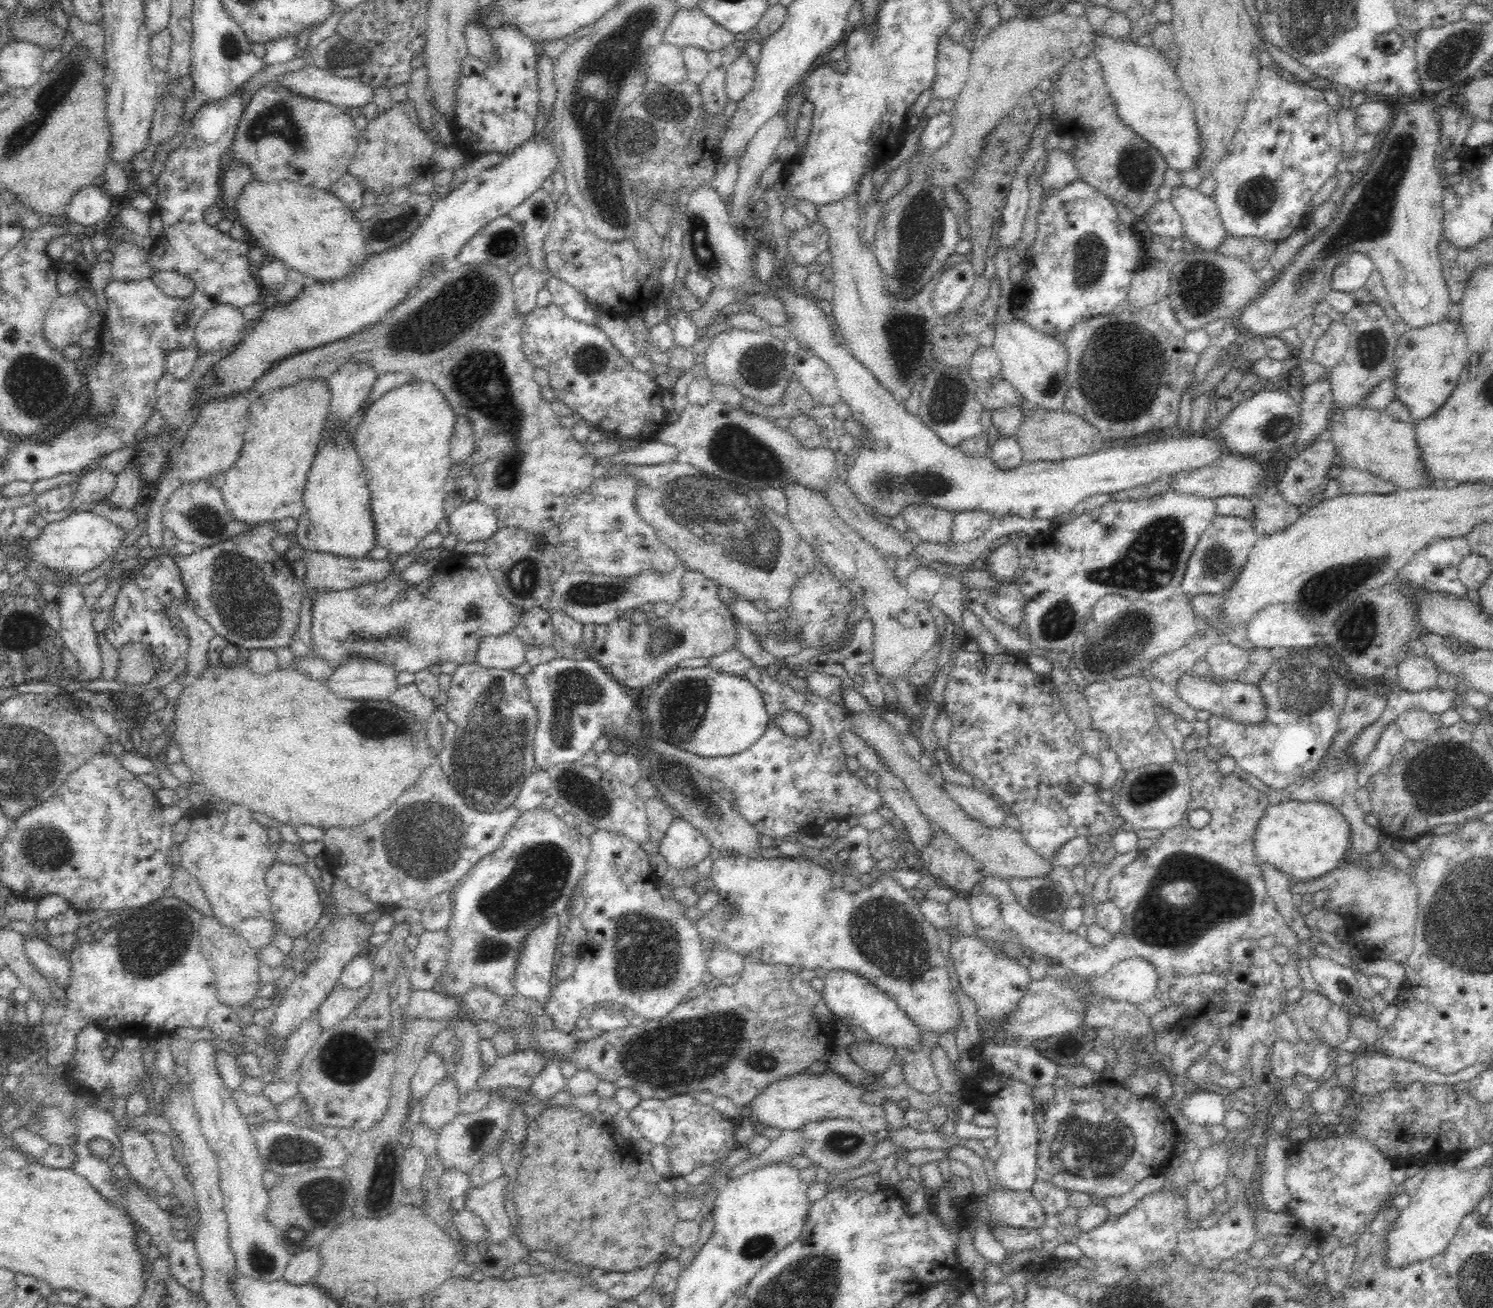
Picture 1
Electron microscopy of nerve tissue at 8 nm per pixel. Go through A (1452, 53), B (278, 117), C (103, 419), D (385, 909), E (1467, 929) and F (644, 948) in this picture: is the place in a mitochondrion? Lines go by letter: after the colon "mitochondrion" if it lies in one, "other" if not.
A: mitochondrion
B: mitochondrion
C: mitochondrion
D: other
E: mitochondrion
F: mitochondrion

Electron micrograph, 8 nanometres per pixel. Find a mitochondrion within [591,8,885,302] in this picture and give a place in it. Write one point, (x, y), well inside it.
(704, 251)

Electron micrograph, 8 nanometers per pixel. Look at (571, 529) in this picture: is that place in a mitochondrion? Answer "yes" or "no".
no

